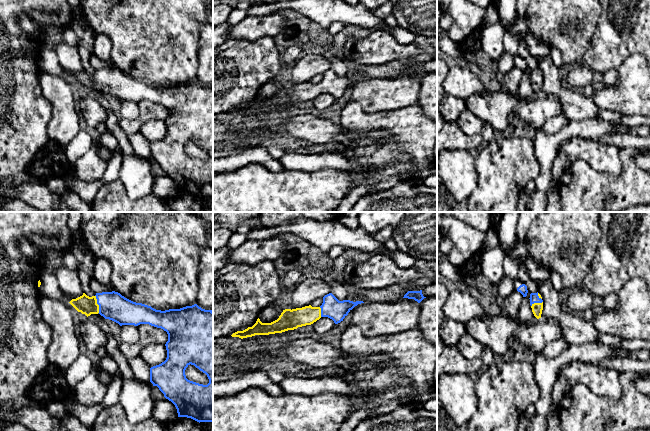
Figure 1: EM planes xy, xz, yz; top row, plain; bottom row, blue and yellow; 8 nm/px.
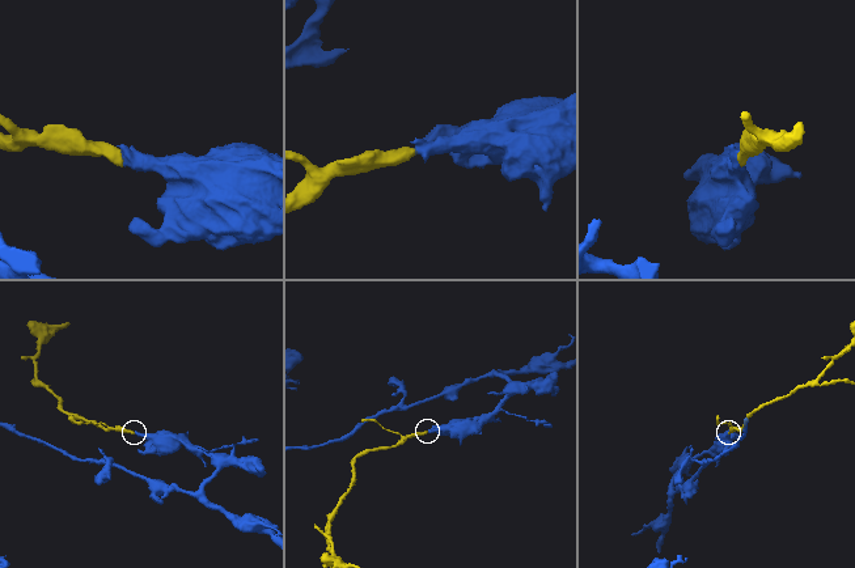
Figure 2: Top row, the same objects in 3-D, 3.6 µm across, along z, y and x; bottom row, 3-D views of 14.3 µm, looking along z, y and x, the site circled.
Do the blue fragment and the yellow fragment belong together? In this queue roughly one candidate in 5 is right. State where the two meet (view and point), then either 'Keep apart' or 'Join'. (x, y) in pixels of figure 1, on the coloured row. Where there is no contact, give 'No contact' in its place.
Touches blue at xy (97, 303). Join

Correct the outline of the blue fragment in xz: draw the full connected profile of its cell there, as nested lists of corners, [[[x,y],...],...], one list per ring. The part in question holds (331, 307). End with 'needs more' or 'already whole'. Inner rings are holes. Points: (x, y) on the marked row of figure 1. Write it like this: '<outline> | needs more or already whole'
[[[332,293],[323,297],[323,303],[320,307],[312,307],[311,305],[296,309],[285,309],[279,318],[271,323],[262,323],[258,318],[252,327],[248,327],[243,331],[233,333],[232,337],[241,339],[252,337],[255,335],[269,335],[282,333],[288,330],[294,330],[298,327],[311,325],[321,317],[328,317],[335,324],[340,323],[348,315],[348,313],[363,301],[339,301]]] | needs more

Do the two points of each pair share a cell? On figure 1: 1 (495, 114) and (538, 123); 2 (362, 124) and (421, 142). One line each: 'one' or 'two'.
1: one
2: one

